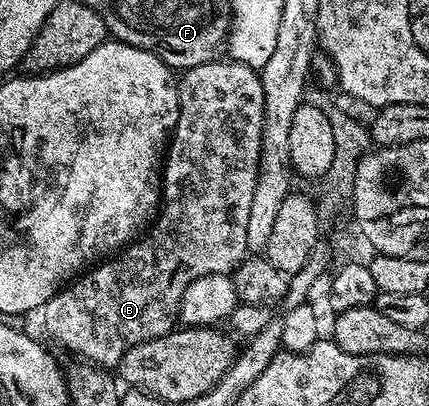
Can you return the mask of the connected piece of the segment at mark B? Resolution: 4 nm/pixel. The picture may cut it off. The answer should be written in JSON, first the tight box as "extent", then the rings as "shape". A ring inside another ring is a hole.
{"extent":[40,61,264,369],"shape":[[[215,61],[185,68],[178,84],[178,123],[168,143],[168,154],[164,159],[162,176],[162,198],[160,210],[152,226],[137,241],[129,244],[121,253],[115,254],[109,261],[99,262],[91,266],[81,277],[69,282],[61,291],[55,293],[46,306],[41,308],[40,316],[46,322],[46,331],[62,347],[67,347],[79,360],[95,364],[103,369],[117,368],[118,362],[136,345],[144,341],[152,341],[156,337],[164,337],[175,330],[180,319],[180,308],[184,293],[192,281],[205,275],[230,275],[234,268],[247,258],[246,242],[248,241],[248,213],[252,213],[252,195],[256,193],[258,166],[262,149],[262,122],[264,121],[264,85],[261,74],[255,68],[233,61]]]}

